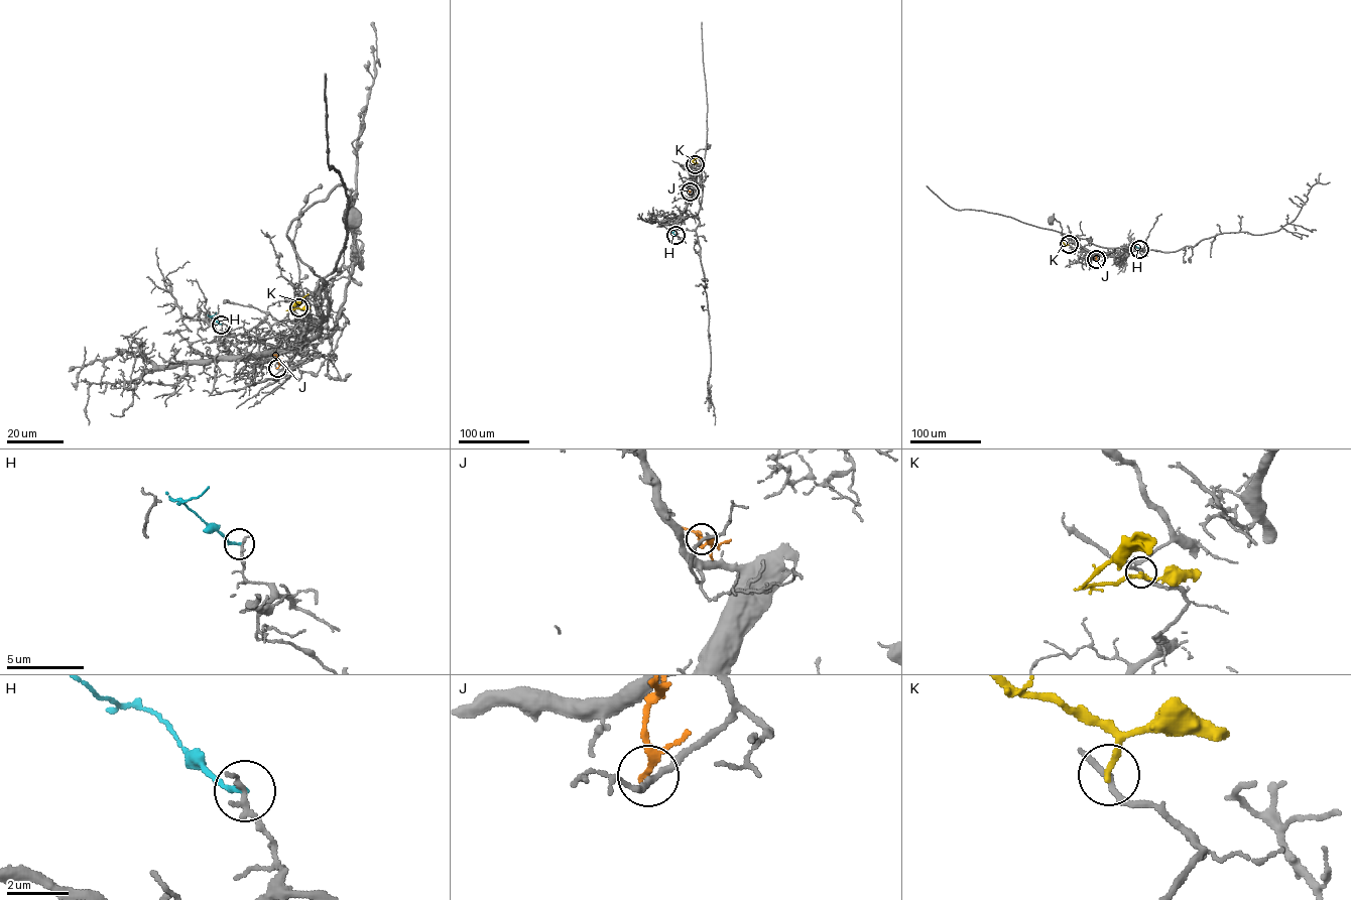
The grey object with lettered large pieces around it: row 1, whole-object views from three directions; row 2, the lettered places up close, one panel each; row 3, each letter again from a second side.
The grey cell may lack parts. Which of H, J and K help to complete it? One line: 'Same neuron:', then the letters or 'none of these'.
Same neuron: none of these

